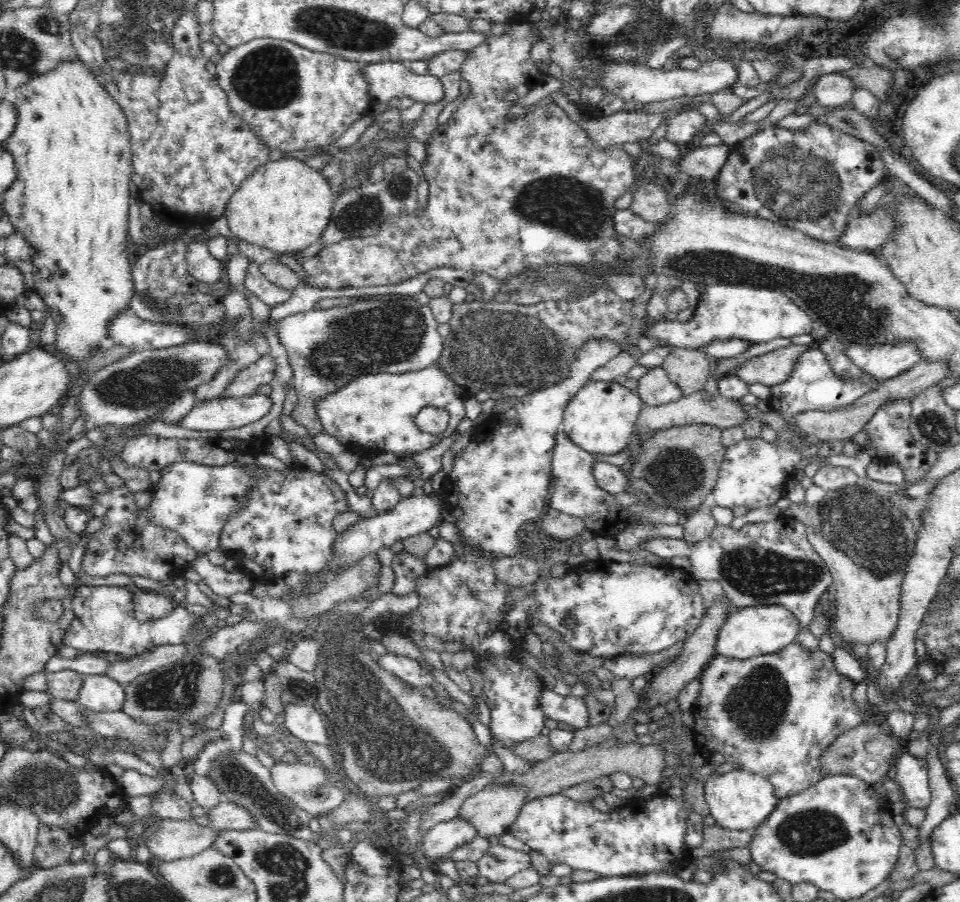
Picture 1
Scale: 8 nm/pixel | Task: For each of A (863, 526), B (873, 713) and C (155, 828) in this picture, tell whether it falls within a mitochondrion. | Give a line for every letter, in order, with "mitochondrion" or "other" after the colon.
A: mitochondrion
B: other
C: other

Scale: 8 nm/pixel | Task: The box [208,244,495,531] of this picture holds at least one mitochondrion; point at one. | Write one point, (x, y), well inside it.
(370, 337)

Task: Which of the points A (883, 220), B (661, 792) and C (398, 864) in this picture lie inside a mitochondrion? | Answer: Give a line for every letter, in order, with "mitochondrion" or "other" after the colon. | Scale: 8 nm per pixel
A: mitochondrion
B: other
C: other

